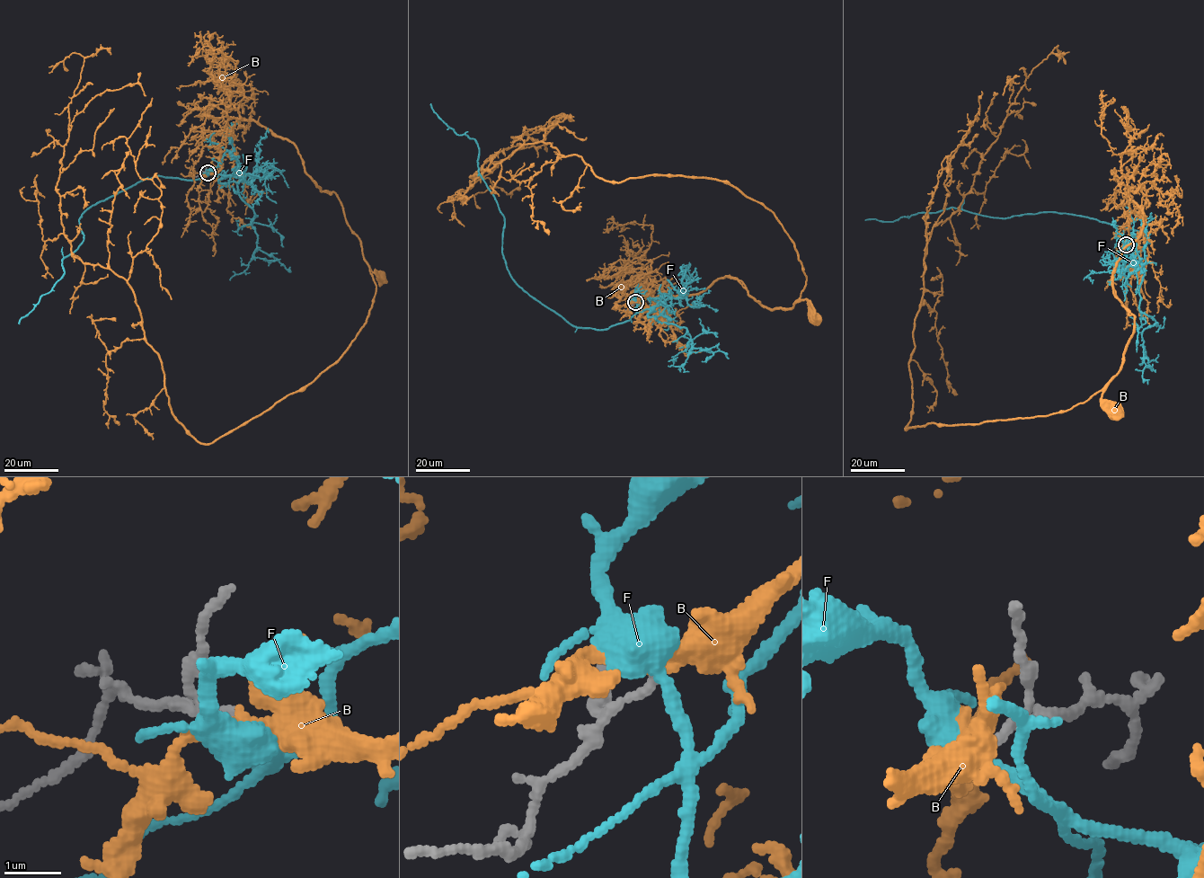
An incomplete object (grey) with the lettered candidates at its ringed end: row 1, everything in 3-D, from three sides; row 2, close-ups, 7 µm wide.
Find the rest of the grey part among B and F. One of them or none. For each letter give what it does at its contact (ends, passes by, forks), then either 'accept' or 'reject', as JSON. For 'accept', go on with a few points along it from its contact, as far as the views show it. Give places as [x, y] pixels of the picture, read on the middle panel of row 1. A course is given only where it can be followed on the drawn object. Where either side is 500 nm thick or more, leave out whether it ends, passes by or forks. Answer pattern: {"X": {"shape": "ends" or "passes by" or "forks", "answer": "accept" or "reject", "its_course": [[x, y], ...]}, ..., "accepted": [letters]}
{"B": {"shape": "passes by", "answer": "accept", "its_course": [[635, 302], [647, 296], [650, 282], [694, 295], [730, 277], [768, 309], [805, 299], [814, 317]]}, "F": {"shape": "passes by", "answer": "reject"}, "accepted": ["B"]}

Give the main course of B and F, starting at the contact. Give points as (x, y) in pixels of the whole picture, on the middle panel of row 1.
B: (635, 302), (647, 296), (650, 282), (694, 295), (730, 277), (768, 309), (805, 299), (814, 317)
F: (635, 302), (622, 323), (575, 327), (516, 283), (477, 142), (430, 103)

